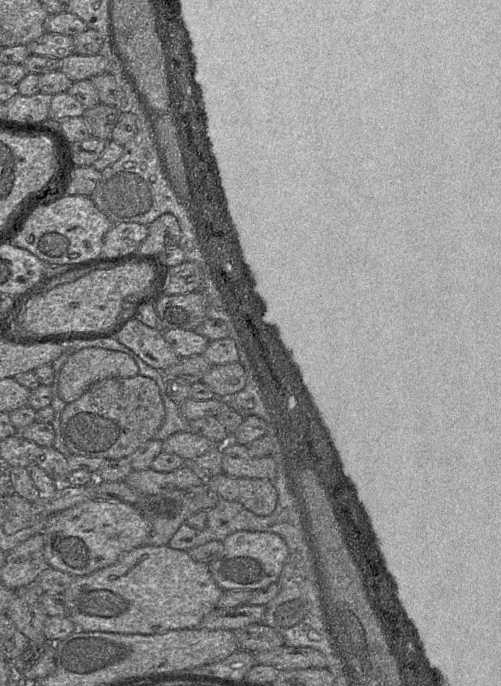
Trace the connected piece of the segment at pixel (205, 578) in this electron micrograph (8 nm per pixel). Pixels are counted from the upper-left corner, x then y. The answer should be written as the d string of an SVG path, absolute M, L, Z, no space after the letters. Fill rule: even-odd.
M144 544L123 554L113 565L75 577L63 594L67 616L80 631L154 635L200 627L204 617L216 608L222 593L211 576L208 563L195 561L188 552L168 545Z

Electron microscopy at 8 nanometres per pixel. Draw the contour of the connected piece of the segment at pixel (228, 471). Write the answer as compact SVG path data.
M228 441L222 446L223 473L234 478L252 478L272 481L276 474L276 463L269 455L254 457L247 445Z

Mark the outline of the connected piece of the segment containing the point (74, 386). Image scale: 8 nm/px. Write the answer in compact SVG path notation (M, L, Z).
M102 347L82 348L69 356L60 370L58 395L67 404L80 398L94 383L108 378L131 378L139 374L136 361L128 354Z

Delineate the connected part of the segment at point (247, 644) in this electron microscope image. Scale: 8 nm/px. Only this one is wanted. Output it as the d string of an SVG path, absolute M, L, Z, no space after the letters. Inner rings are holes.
M252 624L233 632L239 649L251 653L272 650L284 645L281 636L264 624Z

